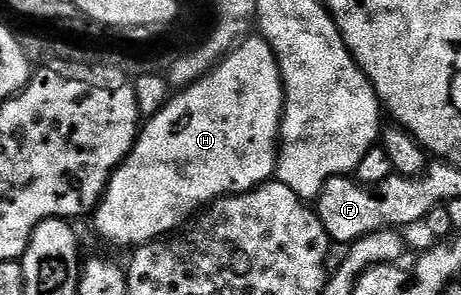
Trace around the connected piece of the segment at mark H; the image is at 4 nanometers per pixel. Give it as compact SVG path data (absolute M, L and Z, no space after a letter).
M250 36L240 42L235 49L229 51L229 55L223 58L220 64L214 66L204 78L184 87L177 92L177 95L174 93L162 109L140 127L137 143L134 144L131 153L117 167L117 171L109 178L109 187L105 189L105 195L101 197L101 202L97 205L95 219L97 218L98 232L113 246L129 246L128 248L146 246L149 242L156 242L180 231L194 215L204 210L210 202L216 202L218 198L228 198L230 194L246 194L247 191L270 181L277 168L281 116L284 113L285 86L281 83L281 69L277 66L275 52L264 38Z

